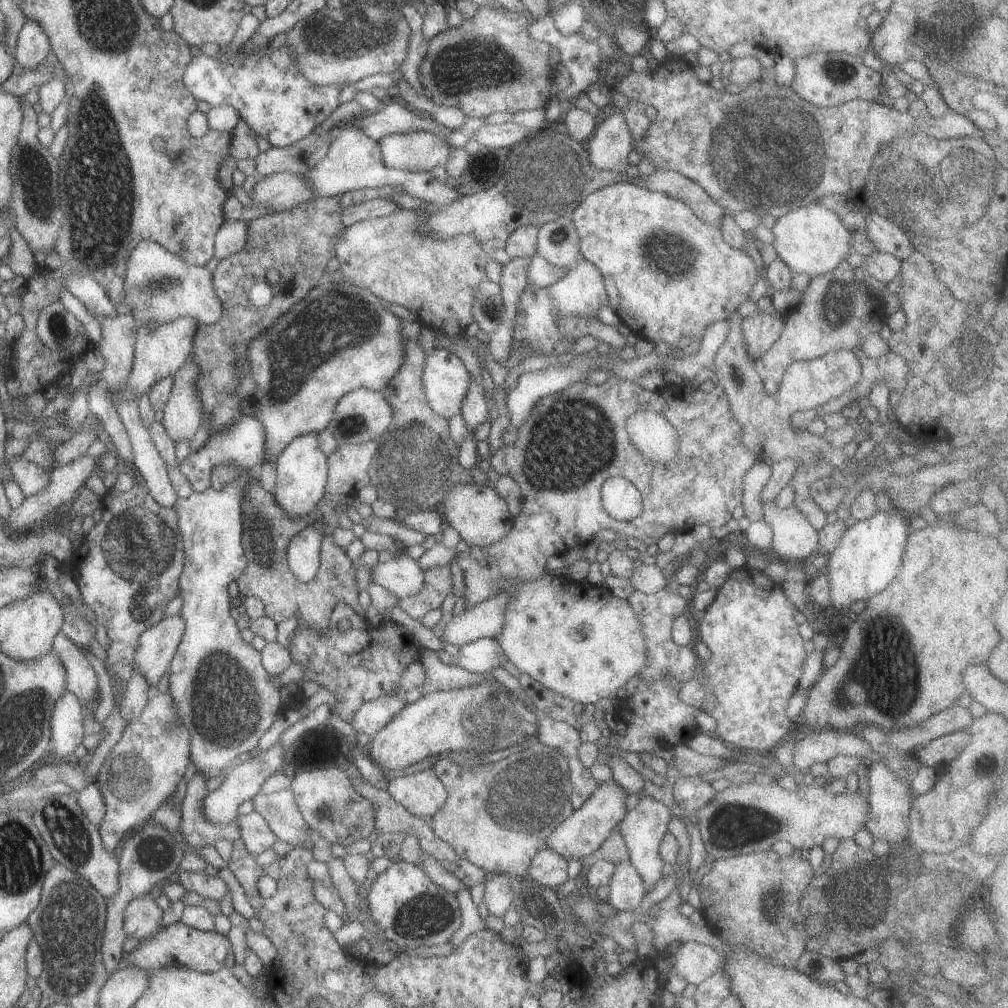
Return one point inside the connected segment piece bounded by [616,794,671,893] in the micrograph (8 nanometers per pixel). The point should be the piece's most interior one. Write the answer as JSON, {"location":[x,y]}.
{"location":[641,829]}

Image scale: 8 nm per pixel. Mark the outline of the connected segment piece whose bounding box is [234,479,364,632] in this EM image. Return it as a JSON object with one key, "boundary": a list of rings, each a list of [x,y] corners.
{"boundary":[[[258,481],[247,483],[240,500],[241,546],[246,556],[246,567],[234,580],[238,592],[258,598],[264,606],[264,615],[277,624],[290,616],[297,616],[297,624],[313,630],[324,631],[328,625],[333,607],[338,602],[346,604],[363,618],[364,610],[357,600],[358,586],[352,562],[344,549],[333,541],[330,531],[323,533],[318,552],[319,566],[307,582],[297,580],[288,569],[285,556],[287,528],[293,528],[293,520],[275,502],[272,493],[265,492]]]}

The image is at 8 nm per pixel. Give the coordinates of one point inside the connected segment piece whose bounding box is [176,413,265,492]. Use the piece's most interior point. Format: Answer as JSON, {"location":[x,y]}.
{"location":[242,443]}

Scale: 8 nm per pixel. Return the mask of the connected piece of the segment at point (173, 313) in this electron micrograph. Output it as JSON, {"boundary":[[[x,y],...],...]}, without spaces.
{"boundary":[[[143,239],[131,249],[126,260],[122,278],[122,301],[130,307],[131,316],[137,326],[147,321],[157,324],[166,323],[179,317],[191,317],[196,319],[197,324],[210,325],[220,317],[222,307],[212,287],[212,272],[206,267],[187,264],[156,242]]]}

